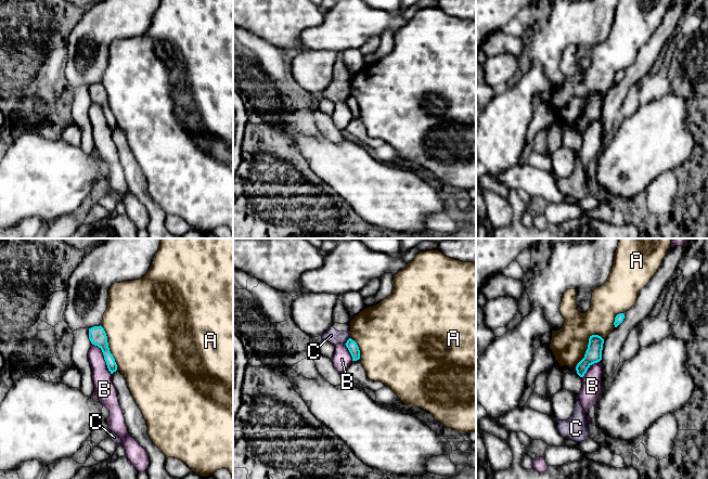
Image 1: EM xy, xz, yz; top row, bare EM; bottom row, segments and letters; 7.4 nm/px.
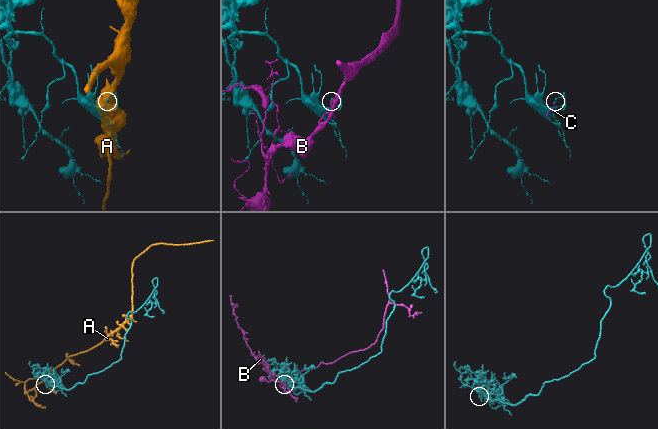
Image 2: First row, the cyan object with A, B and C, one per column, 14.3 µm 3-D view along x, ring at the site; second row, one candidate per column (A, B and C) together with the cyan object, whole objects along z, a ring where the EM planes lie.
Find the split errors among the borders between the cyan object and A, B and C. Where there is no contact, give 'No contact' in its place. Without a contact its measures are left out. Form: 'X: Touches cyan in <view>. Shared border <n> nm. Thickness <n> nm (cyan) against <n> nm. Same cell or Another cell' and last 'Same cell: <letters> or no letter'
A: Touches cyan in yz. Shared border 300 nm. Thickness 130 nm (cyan) against 260 nm. Another cell
B: Touches cyan in xy. Shared border 280 nm. Thickness 130 nm (cyan) against 150 nm. Another cell
C: Touches cyan in xz. Shared border 70 nm. Thickness 80 nm (cyan) against 110 nm. Another cell
Same cell: no letter

